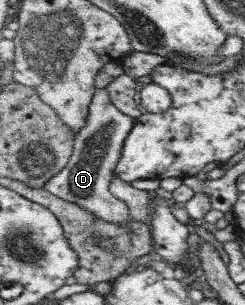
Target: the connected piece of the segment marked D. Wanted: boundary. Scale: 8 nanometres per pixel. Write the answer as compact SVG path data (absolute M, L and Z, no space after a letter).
M97 87L90 104L90 115L87 116L86 127L77 134L74 154L71 155L70 162L58 175L47 182L45 189L63 200L69 200L93 212L95 216L99 216L101 220L107 220L109 224L119 224L119 226L131 224L134 218L132 209L125 201L117 198L110 188L113 179L117 176L118 164L122 158L121 148L125 146L125 138L129 136L135 124L134 117L116 108L107 87Z

